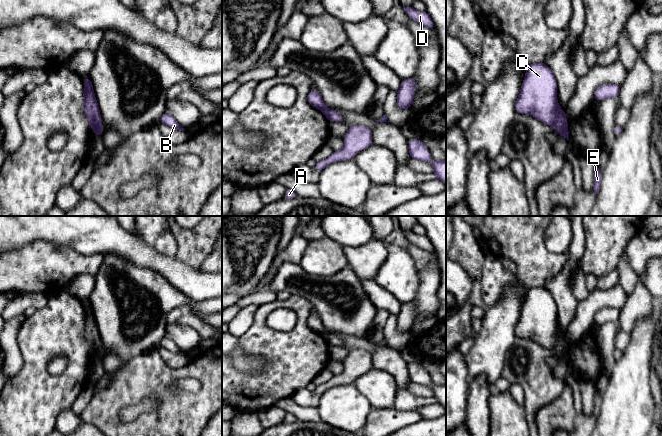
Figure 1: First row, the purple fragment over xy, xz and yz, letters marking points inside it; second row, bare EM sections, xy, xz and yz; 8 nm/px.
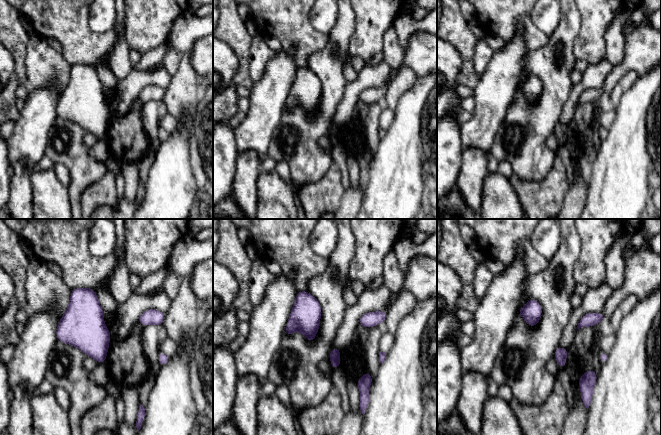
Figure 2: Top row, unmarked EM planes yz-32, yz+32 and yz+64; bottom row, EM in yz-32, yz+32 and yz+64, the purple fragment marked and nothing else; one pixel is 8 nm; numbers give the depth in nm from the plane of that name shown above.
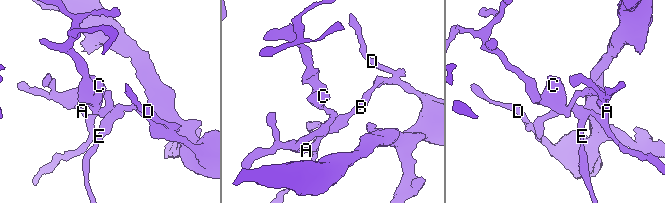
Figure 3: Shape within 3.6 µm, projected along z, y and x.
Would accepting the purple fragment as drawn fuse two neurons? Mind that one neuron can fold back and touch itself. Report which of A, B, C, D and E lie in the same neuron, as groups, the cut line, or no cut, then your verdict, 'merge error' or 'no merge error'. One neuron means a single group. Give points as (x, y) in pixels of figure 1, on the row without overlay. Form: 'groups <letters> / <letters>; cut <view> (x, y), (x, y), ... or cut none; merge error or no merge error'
groups A B D E / C; cut yz (566, 345), (560, 357); merge error

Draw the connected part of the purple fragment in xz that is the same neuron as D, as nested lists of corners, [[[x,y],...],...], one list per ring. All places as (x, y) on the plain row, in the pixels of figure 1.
[[[403,230],[403,232],[404,232],[404,235],[406,236],[406,238],[411,243],[416,245],[417,247],[419,247],[431,254],[435,253],[435,248],[427,236],[418,235],[418,234],[414,233],[413,231]]]

